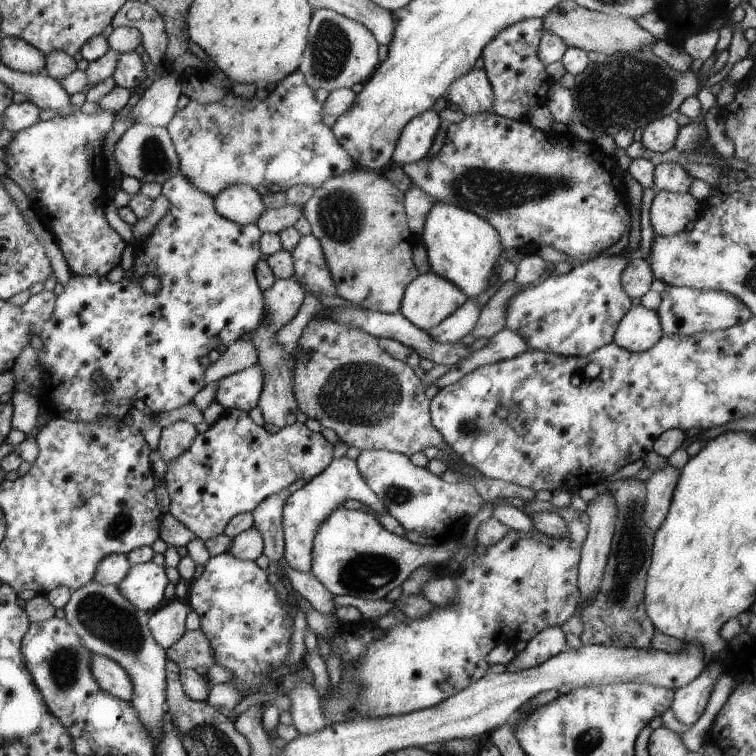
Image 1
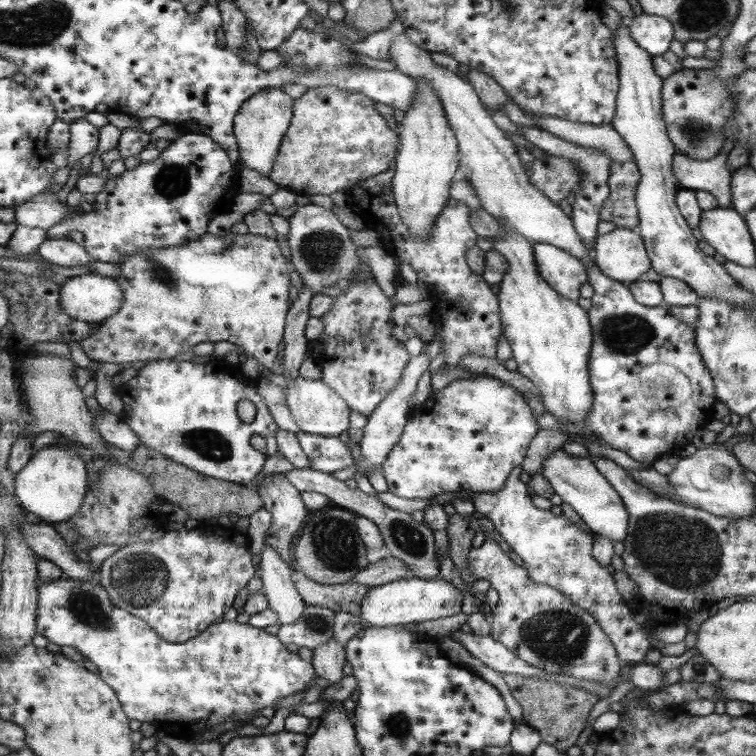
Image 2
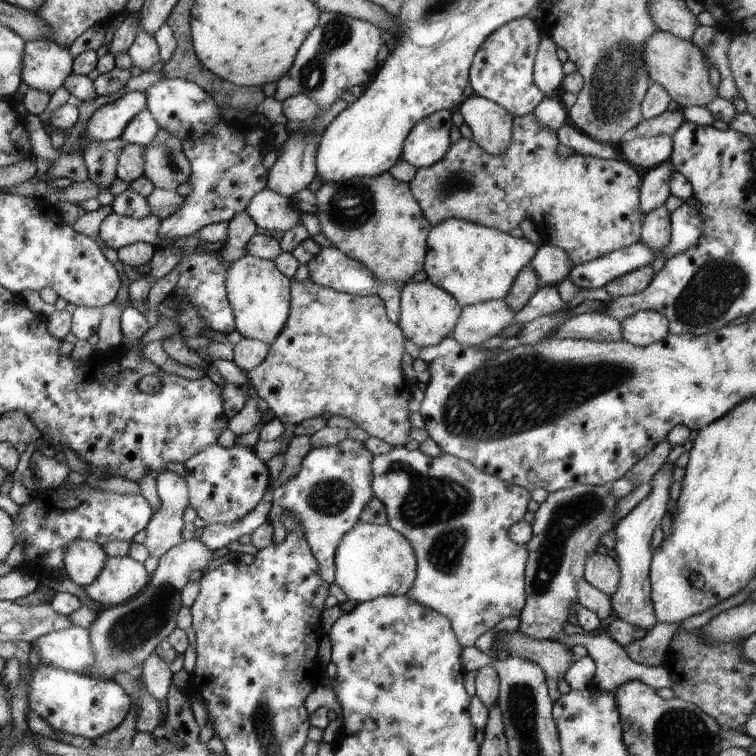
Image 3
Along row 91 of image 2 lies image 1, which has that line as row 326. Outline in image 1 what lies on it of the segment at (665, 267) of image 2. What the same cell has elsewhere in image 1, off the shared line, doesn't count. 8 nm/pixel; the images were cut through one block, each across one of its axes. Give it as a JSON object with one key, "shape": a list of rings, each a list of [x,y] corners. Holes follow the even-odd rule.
{"shape":[[[637,305],[631,307],[622,320],[619,320],[613,342],[621,349],[640,353],[653,347],[662,335],[658,313],[643,305]]]}

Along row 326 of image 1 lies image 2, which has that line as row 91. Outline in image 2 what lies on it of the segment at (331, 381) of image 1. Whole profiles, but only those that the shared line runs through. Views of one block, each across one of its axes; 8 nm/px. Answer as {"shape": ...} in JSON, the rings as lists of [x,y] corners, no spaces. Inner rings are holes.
{"shape":[[[336,86],[309,87],[303,95],[293,102],[293,116],[279,145],[269,180],[285,190],[297,195],[325,194],[329,196],[337,191],[346,192],[358,181],[385,172],[391,165],[400,147],[400,138],[390,125],[377,114],[370,98],[364,94],[349,92]]]}

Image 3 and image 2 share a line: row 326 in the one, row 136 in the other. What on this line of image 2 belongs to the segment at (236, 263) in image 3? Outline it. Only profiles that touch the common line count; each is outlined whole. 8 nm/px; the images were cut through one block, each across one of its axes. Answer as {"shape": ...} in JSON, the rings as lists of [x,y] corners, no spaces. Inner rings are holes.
{"shape":[[[280,87],[263,88],[243,102],[233,117],[233,133],[237,138],[238,152],[247,168],[269,175],[277,156],[286,128],[293,116],[293,102]]]}

